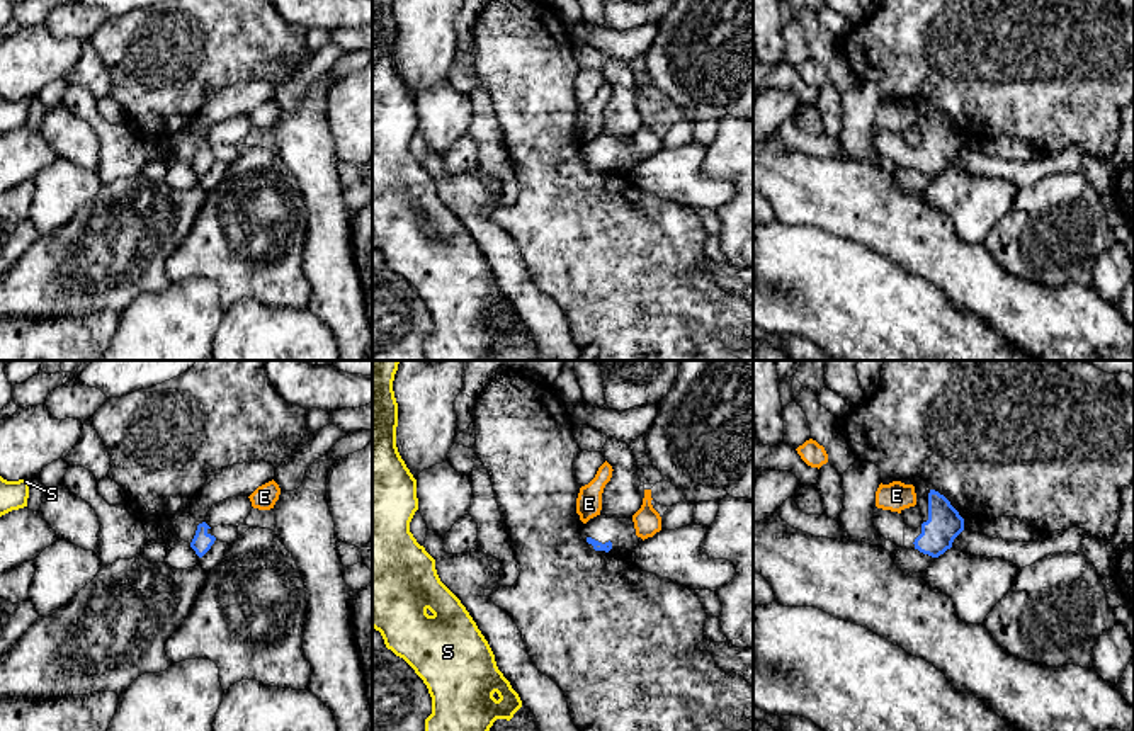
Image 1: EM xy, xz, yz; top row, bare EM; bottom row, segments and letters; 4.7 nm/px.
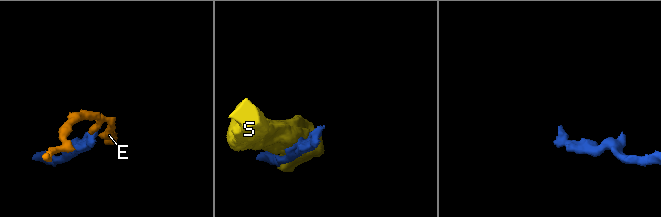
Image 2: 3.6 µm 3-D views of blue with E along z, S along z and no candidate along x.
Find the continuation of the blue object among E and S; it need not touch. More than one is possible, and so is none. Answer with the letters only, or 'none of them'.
none of them

